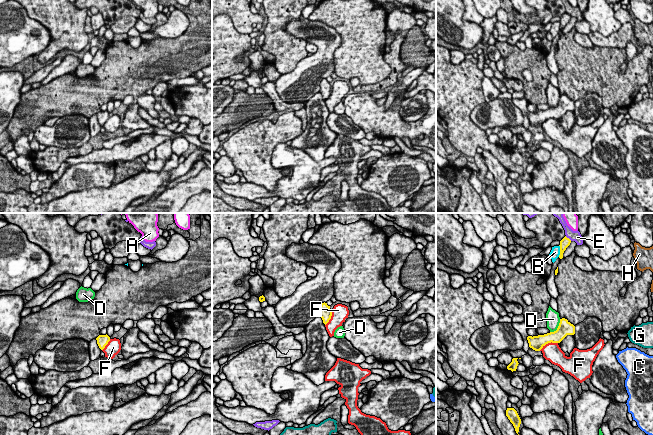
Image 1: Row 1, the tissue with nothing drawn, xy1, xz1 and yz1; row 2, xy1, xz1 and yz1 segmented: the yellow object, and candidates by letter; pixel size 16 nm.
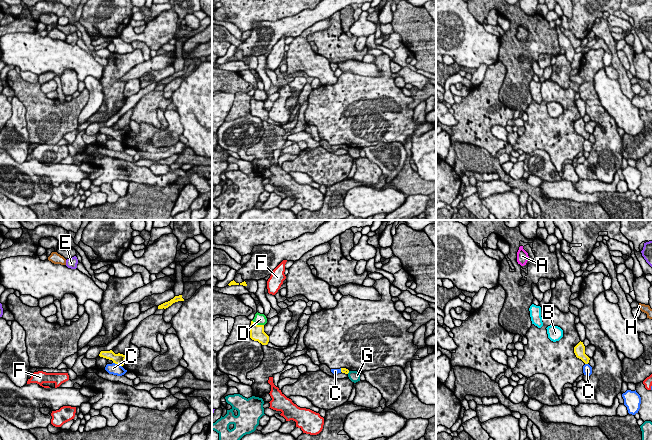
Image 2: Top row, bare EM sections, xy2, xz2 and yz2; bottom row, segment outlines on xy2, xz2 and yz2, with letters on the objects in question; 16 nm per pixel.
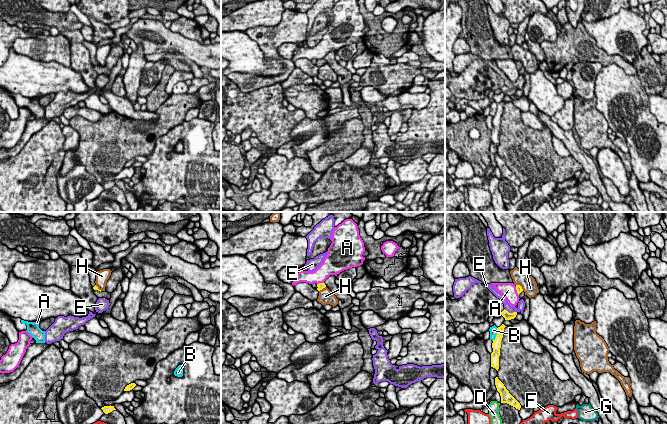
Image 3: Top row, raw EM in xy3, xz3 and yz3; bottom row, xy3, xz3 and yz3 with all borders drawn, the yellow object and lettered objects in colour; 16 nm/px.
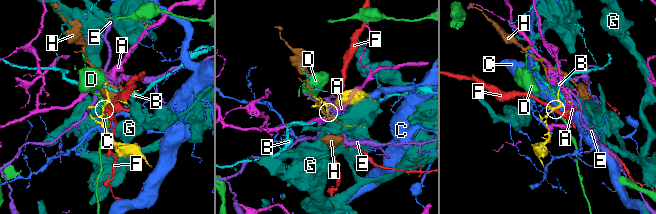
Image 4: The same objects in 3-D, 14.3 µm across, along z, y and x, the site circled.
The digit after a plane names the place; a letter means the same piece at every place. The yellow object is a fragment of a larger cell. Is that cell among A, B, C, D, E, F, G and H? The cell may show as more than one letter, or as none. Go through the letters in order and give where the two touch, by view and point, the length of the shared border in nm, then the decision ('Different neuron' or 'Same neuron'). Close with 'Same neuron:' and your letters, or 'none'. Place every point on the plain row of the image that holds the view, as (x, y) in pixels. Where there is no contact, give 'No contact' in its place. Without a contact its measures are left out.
A: Touches yellow at yz3 (517, 67). Shared border 170 nm. Different neuron
B: Touches yellow at yz3 (497, 110). Shared border 220 nm. Different neuron
C: Touches yellow at xy2 (117, 140). Shared border 160 nm. Different neuron
D: Touches yellow at yz1 (558, 103). Shared border 280 nm. Different neuron
E: Touches yellow at yz3 (510, 89). Shared border 220 nm. Different neuron
F: Touches yellow at yz1 (548, 118). Shared border 340 nm. Different neuron
G: Touches yellow at xz2 (348, 148). Shared border 60 nm. Different neuron
H: Touches yellow at yz3 (520, 62). Shared border 160 nm. Different neuron
Same neuron: none

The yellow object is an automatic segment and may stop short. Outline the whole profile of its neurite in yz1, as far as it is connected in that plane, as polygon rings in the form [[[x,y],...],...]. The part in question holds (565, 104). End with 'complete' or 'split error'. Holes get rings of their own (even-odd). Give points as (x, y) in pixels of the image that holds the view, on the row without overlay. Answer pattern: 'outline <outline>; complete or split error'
outline [[[560,95],[559,102],[556,107],[544,111],[528,112],[529,123],[535,127],[540,127],[548,119],[560,119],[567,111],[575,110],[575,102],[567,95]]]; complete

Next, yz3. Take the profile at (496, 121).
outline [[[502,100],[500,103],[497,104],[497,111],[492,119],[493,128],[491,129],[491,143],[495,144],[497,147],[499,145],[500,124],[505,103],[506,102]]]; complete

